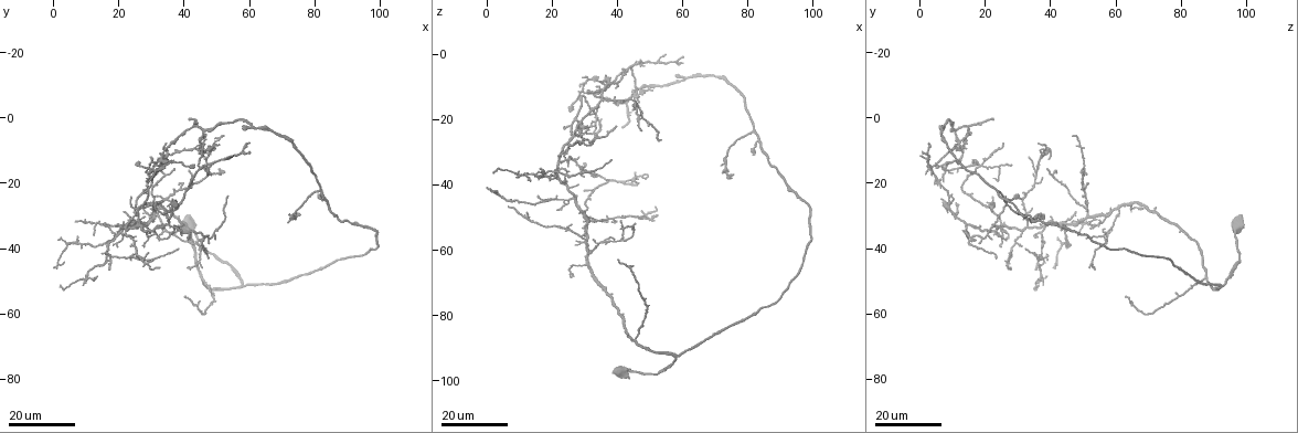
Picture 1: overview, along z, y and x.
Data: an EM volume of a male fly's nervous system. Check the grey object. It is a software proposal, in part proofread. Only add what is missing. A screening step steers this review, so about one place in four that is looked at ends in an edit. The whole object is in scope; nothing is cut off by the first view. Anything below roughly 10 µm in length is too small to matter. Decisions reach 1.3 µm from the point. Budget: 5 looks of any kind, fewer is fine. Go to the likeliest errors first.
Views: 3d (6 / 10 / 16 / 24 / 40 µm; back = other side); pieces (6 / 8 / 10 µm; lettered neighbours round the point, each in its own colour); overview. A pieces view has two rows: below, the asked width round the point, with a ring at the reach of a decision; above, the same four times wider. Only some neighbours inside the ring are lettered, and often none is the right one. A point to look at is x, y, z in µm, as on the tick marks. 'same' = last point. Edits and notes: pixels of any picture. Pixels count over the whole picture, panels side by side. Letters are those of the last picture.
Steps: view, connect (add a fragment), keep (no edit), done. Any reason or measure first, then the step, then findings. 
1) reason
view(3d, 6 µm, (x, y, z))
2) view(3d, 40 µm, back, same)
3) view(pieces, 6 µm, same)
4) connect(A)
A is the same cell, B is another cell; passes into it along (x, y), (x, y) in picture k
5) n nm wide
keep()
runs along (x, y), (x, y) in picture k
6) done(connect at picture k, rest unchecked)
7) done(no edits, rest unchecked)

free end
view(3d, 24 µm, (41, 0, 22))

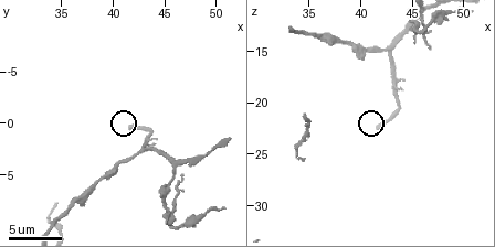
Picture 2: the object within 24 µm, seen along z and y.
view(pieces, 10 µm, (41.6, 0.2, 22.4))

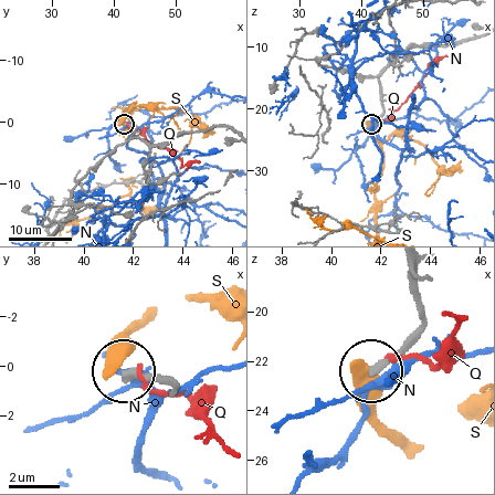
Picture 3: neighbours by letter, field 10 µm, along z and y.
300 nm wide
keep()
N, Q and S are other cells; runs along (412, 266), (417, 329), (376, 366) in picture 3; none of them fits

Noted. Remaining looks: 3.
long arm stops here
view(3d, 16 µm, (76, 30, 37))

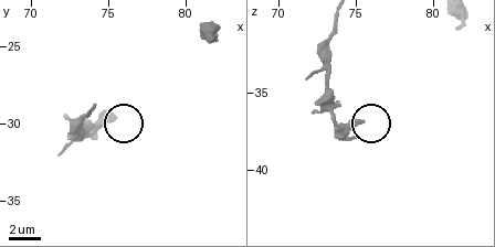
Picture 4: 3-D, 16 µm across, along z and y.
view(pieces, 10 µm, (75.4, 29.6, 36.8))

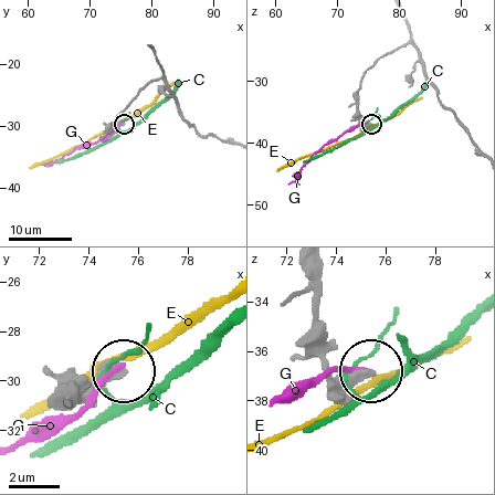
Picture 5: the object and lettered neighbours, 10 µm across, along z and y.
keep()
C, E and G are other cells; runs along (393, 51), (378, 59), (360, 83), (359, 120), (371, 124) in picture 5; none of them fits

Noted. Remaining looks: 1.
done(no edits, rest unchecked)

